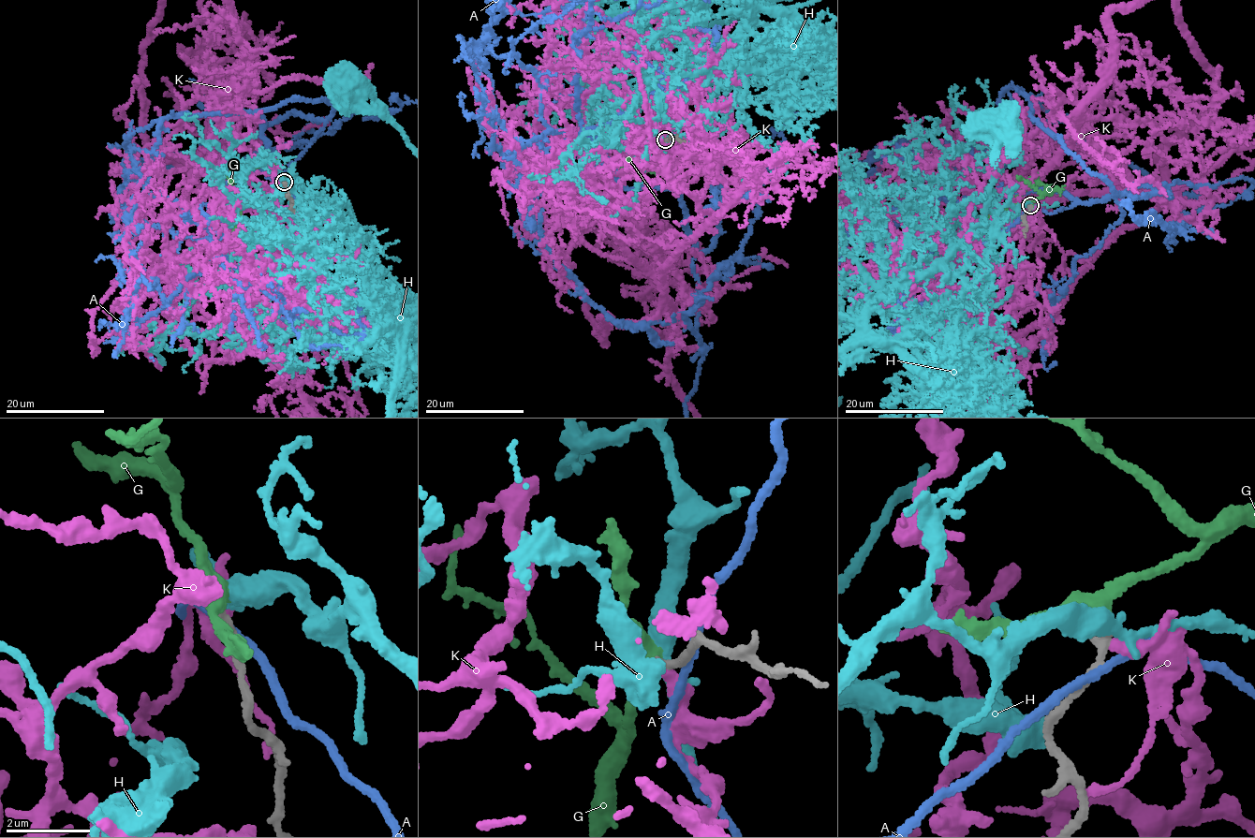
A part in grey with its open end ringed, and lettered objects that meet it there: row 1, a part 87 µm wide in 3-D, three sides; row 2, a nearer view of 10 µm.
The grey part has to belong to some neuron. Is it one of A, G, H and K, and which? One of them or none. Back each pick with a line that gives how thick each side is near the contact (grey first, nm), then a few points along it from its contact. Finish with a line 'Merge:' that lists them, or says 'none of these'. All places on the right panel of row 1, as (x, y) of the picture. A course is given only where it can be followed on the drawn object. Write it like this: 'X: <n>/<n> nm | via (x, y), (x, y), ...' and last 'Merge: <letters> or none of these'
Merge: none of these

